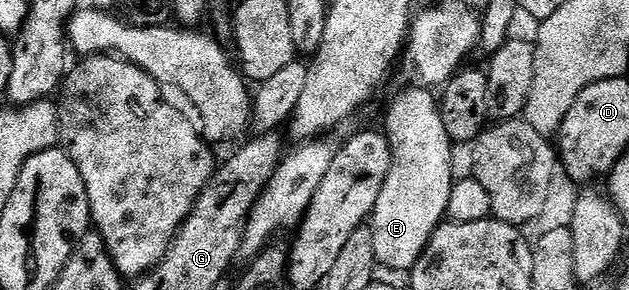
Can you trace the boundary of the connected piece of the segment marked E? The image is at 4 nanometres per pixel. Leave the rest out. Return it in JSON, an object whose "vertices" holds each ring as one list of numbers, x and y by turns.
{"vertices":[[412,86,404,91,390,106,386,116,385,135,391,142,392,166,382,191,378,194,375,210,370,217,374,234,374,252,377,263,384,269,411,271,433,236,434,230,447,215,450,190,456,174,452,170,454,145,442,123,439,103,435,93,422,86]]}

